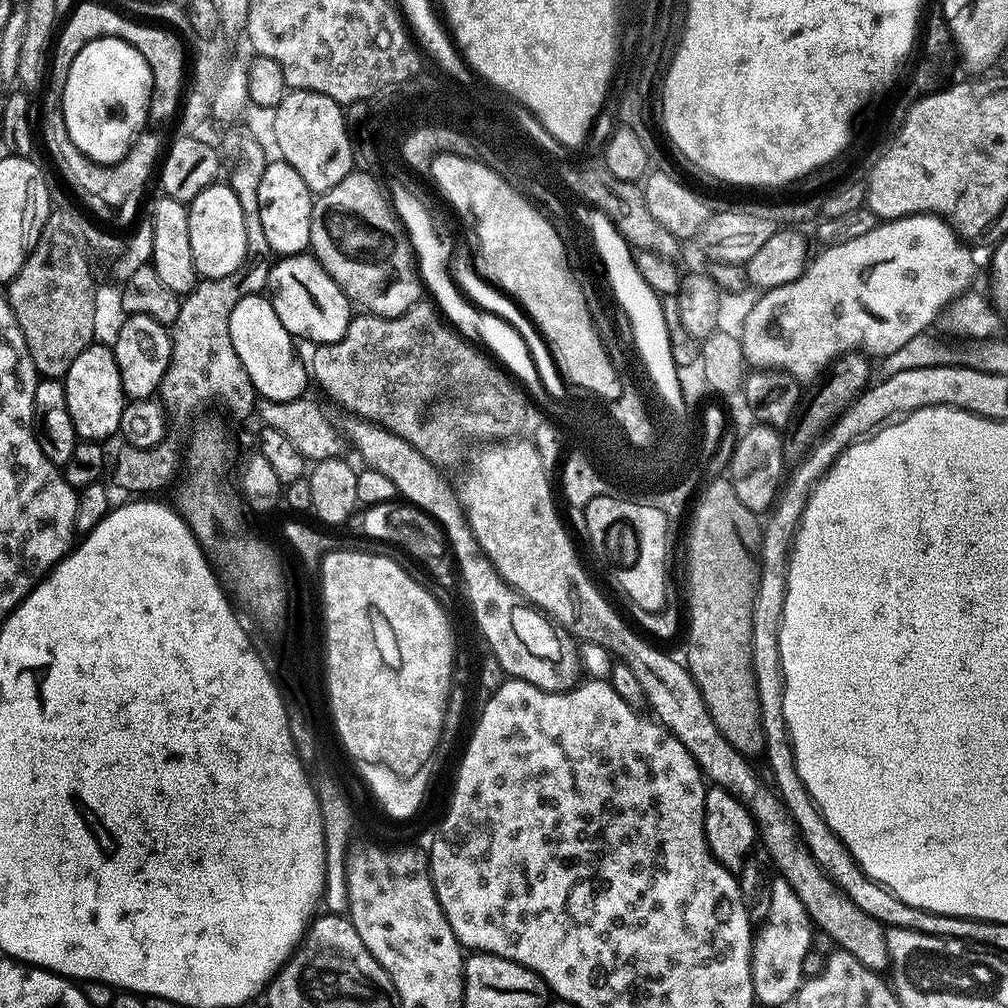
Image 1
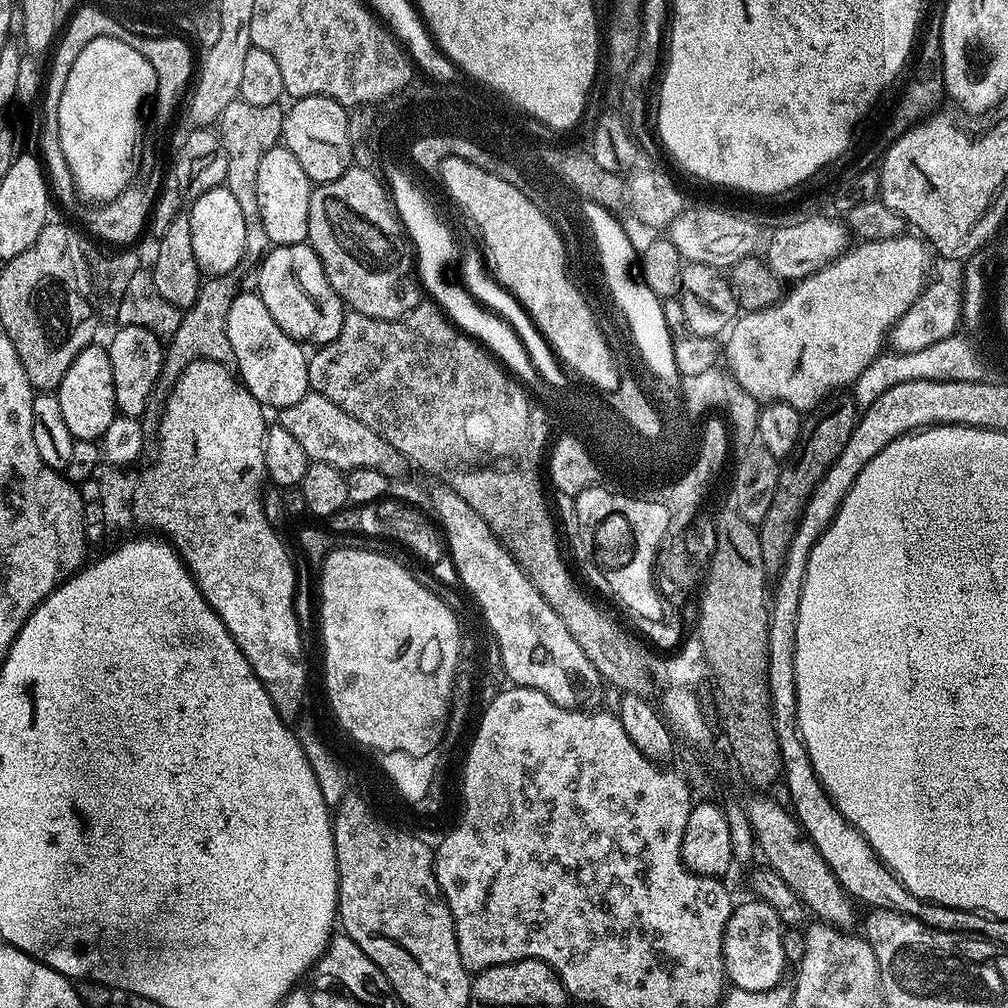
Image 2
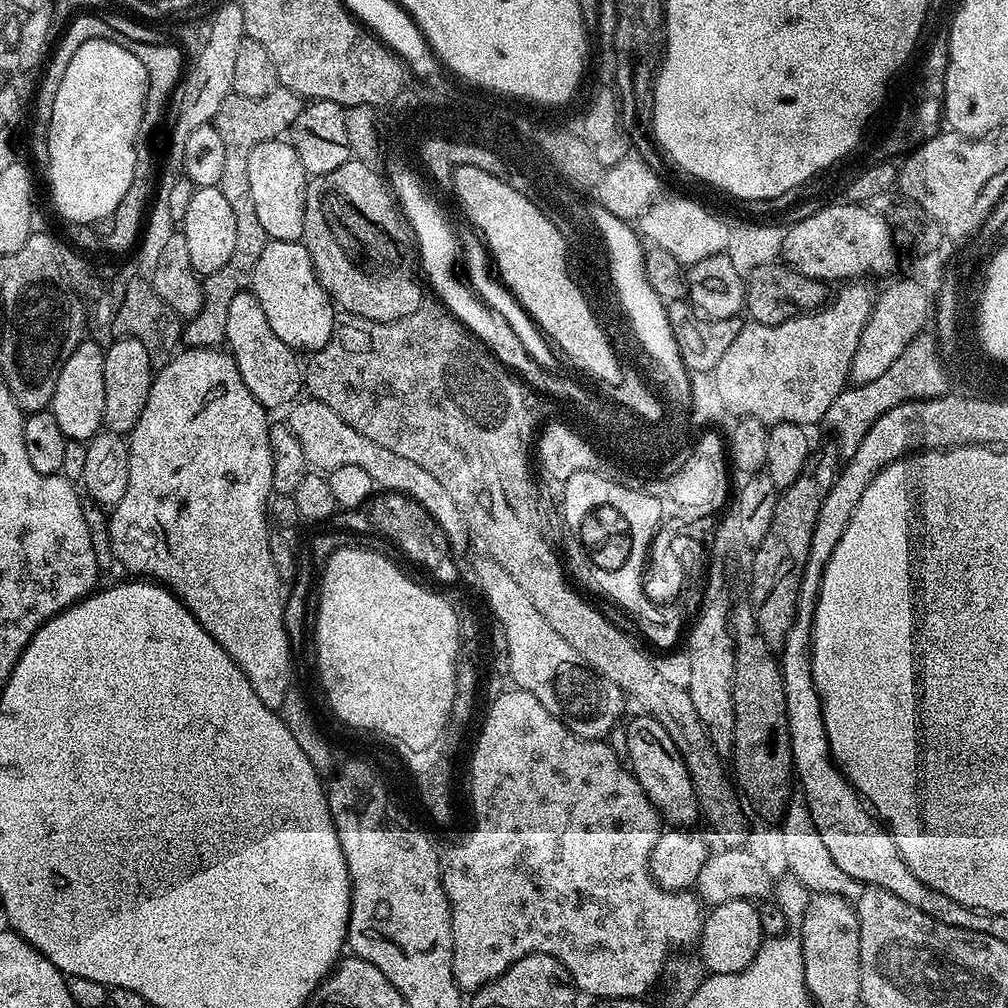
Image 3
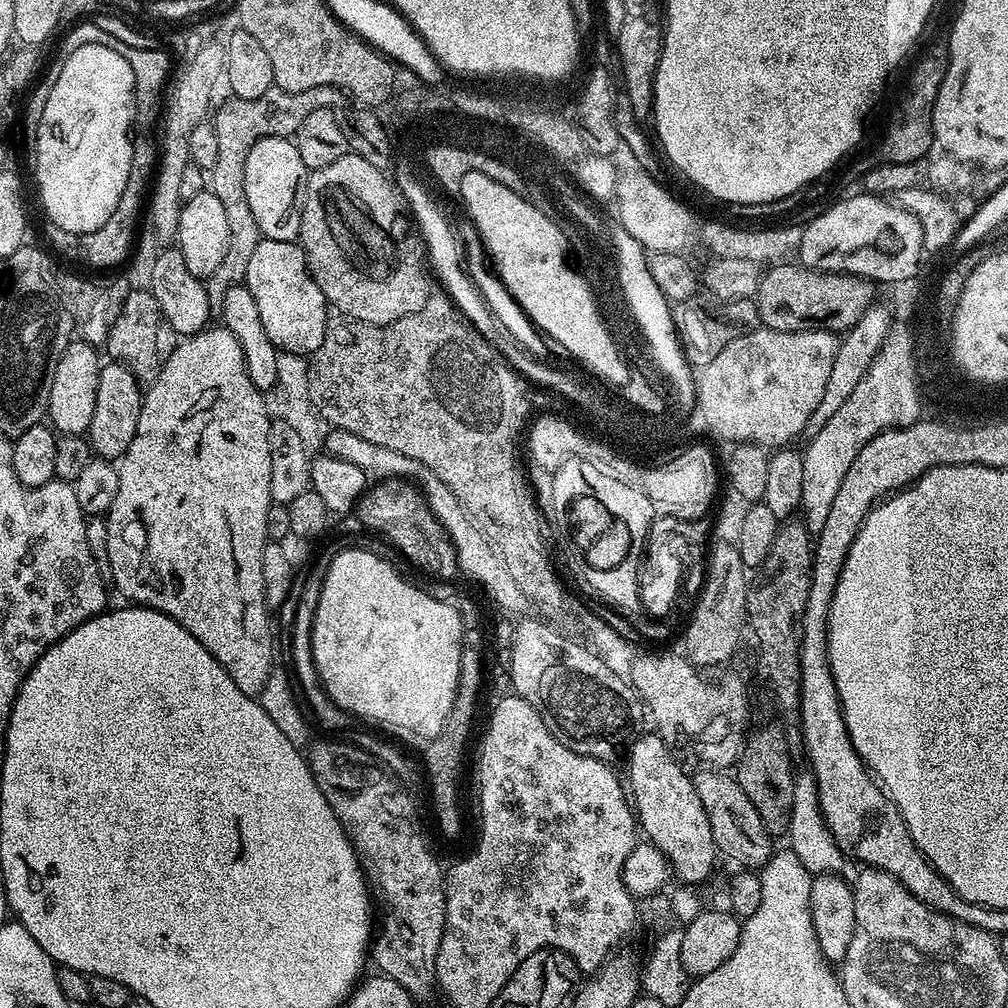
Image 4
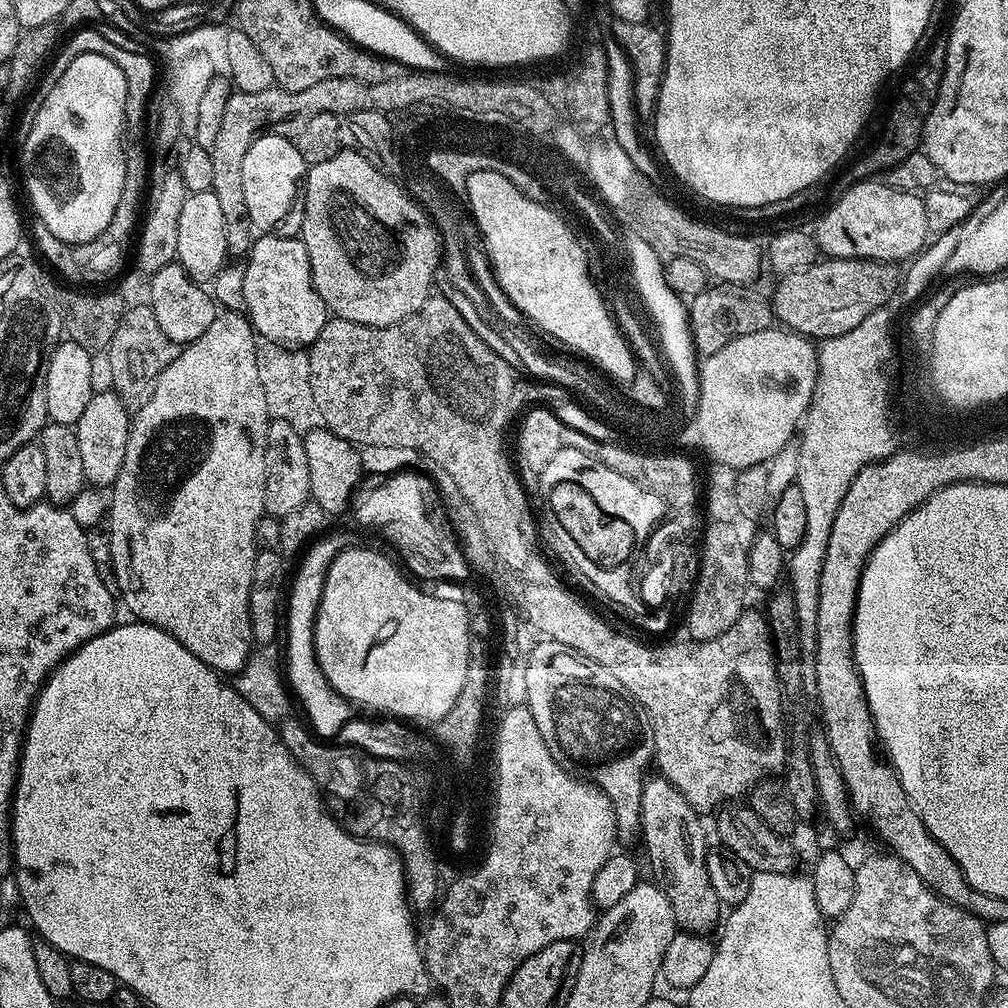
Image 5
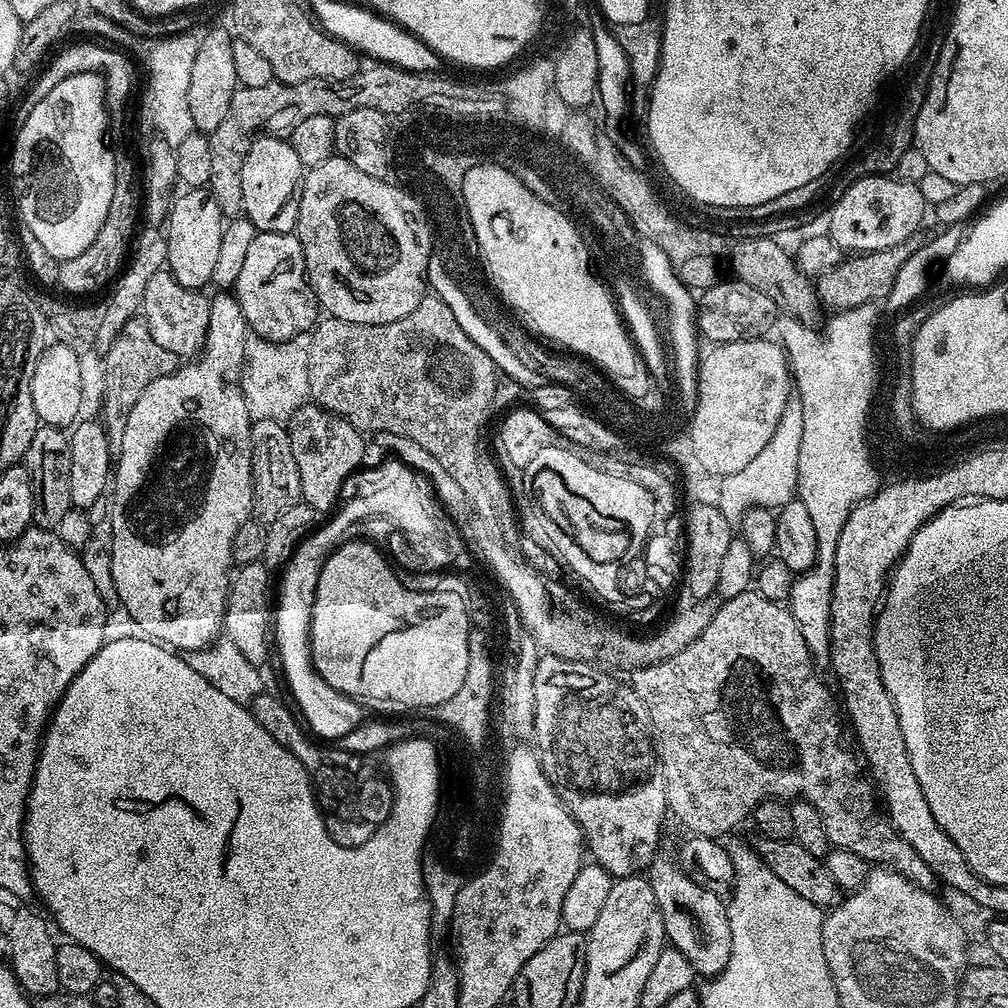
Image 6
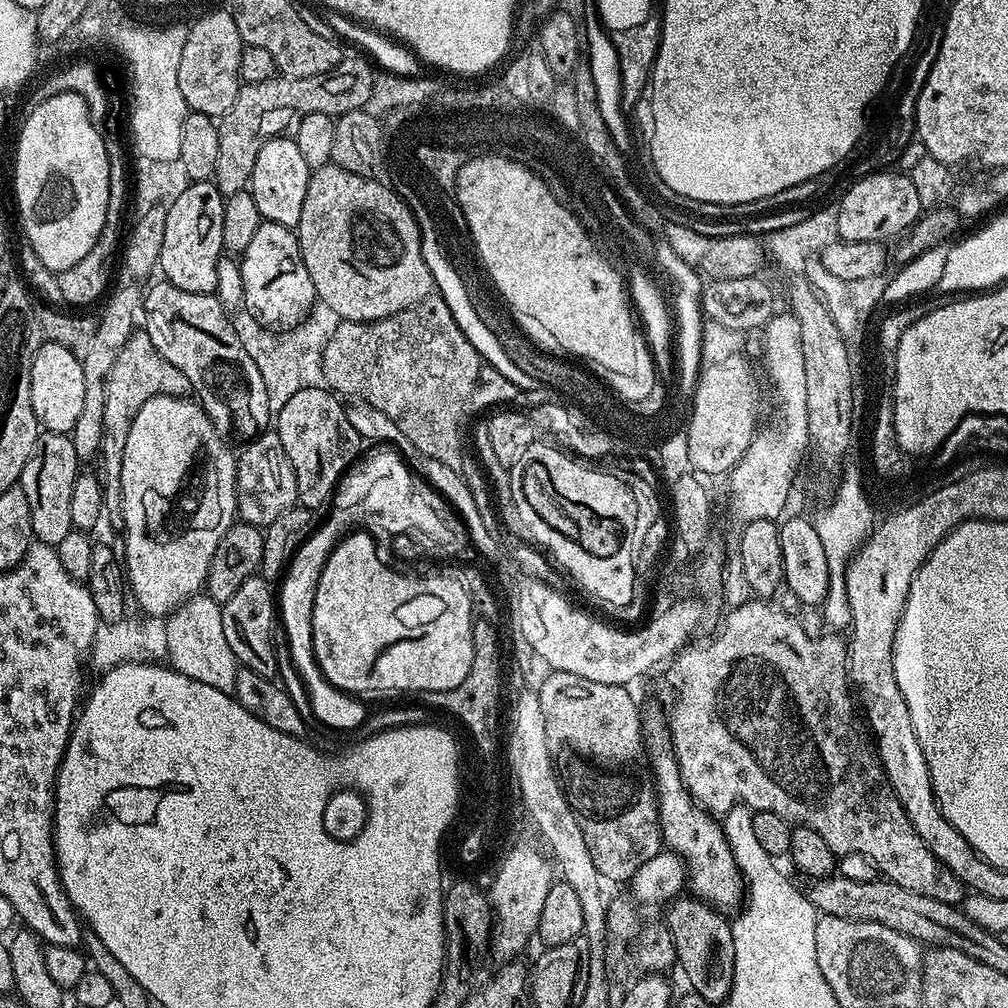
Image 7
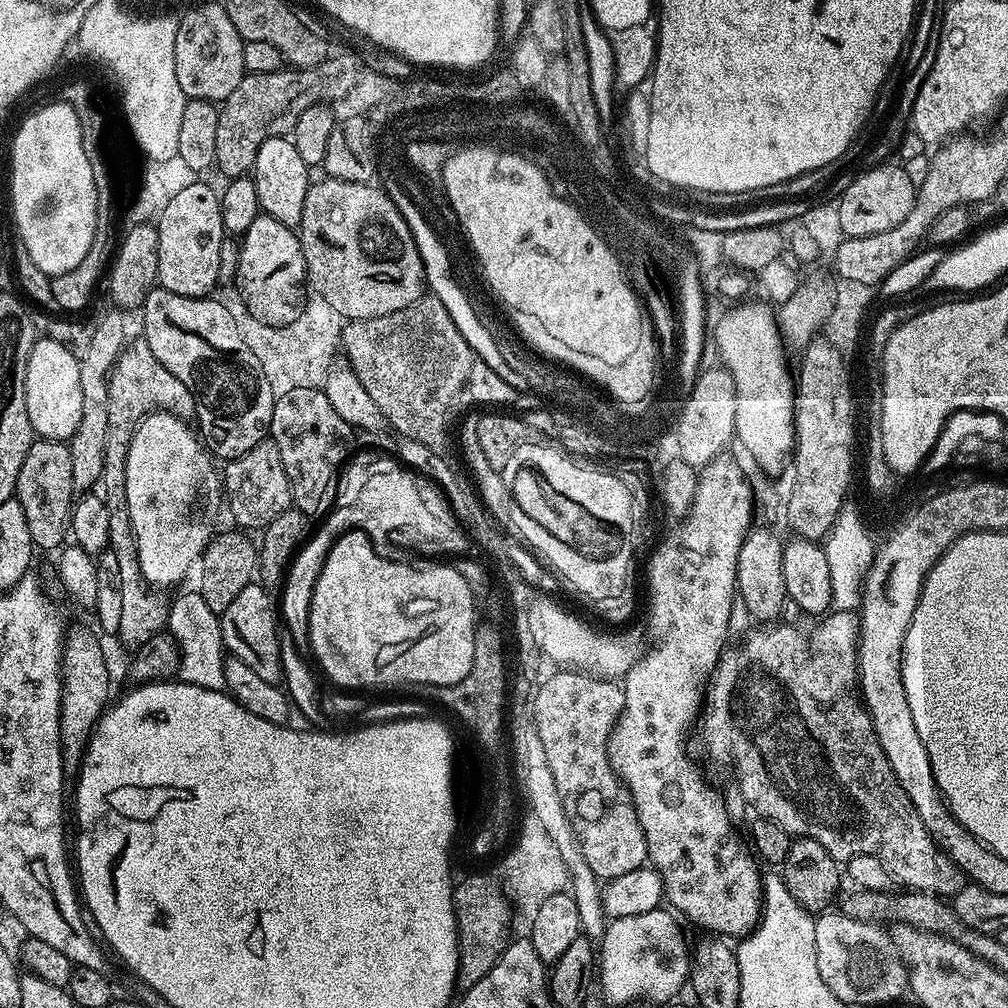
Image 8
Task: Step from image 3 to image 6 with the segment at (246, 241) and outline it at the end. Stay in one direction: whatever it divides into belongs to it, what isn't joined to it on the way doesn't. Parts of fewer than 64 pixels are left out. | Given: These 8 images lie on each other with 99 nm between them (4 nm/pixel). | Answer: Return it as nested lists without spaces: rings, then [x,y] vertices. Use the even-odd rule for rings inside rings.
[[[311,80],[297,84],[273,82],[266,86],[237,87],[230,98],[230,110],[226,110],[226,118],[222,118],[218,130],[208,136],[211,151],[211,173],[207,187],[212,197],[218,202],[222,214],[226,218],[235,218],[243,213],[242,206],[242,164],[238,164],[238,150],[244,149],[246,134],[284,134],[298,122],[306,118],[314,118],[316,110],[316,88],[324,86],[324,80]]]

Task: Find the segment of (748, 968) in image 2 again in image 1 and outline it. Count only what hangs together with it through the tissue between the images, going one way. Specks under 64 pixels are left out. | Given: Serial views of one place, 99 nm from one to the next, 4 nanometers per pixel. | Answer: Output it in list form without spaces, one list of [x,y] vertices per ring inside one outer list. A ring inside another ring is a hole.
[[[773,879],[771,886],[772,901],[768,916],[759,925],[752,941],[752,985],[759,1003],[784,1004],[795,997],[805,979],[802,964],[808,952],[814,948],[814,925],[802,902],[798,902],[798,894],[794,894],[784,879]]]

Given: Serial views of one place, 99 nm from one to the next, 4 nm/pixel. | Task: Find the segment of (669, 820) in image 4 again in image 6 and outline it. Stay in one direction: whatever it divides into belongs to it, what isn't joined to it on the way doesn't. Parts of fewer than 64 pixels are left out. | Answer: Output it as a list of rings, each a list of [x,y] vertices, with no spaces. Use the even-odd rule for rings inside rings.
[[[657,854],[652,863],[646,869],[646,879],[653,888],[654,896],[658,902],[658,910],[661,911],[664,923],[667,943],[680,951],[690,962],[693,973],[697,977],[715,978],[715,976],[730,962],[730,918],[728,917],[728,905],[722,899],[719,891],[712,891],[708,887],[693,880],[688,872],[683,870],[678,859],[665,854]]]

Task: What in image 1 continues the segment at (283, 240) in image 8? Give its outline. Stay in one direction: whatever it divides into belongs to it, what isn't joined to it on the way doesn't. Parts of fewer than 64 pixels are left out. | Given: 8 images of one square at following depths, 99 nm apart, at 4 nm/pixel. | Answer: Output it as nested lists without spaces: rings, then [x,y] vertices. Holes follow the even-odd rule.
[[[311,254],[281,256],[268,272],[267,295],[278,314],[278,322],[297,341],[309,340],[309,345],[338,342],[346,334],[354,315],[348,295],[336,285],[334,278]]]

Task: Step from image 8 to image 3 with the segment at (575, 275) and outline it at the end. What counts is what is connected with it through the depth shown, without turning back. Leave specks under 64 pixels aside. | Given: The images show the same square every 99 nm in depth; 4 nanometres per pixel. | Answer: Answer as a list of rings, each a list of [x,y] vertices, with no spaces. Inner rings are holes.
[[[458,168],[454,174],[454,190],[463,215],[482,237],[490,253],[500,283],[515,296],[544,336],[561,353],[564,351],[579,371],[598,374],[603,380],[616,380],[612,352],[608,352],[602,332],[596,332],[599,322],[588,316],[580,292],[565,276],[564,248],[560,246],[560,236],[552,232],[552,224],[548,224],[528,200],[520,200],[512,188],[496,184],[492,176],[476,172],[476,168]]]

